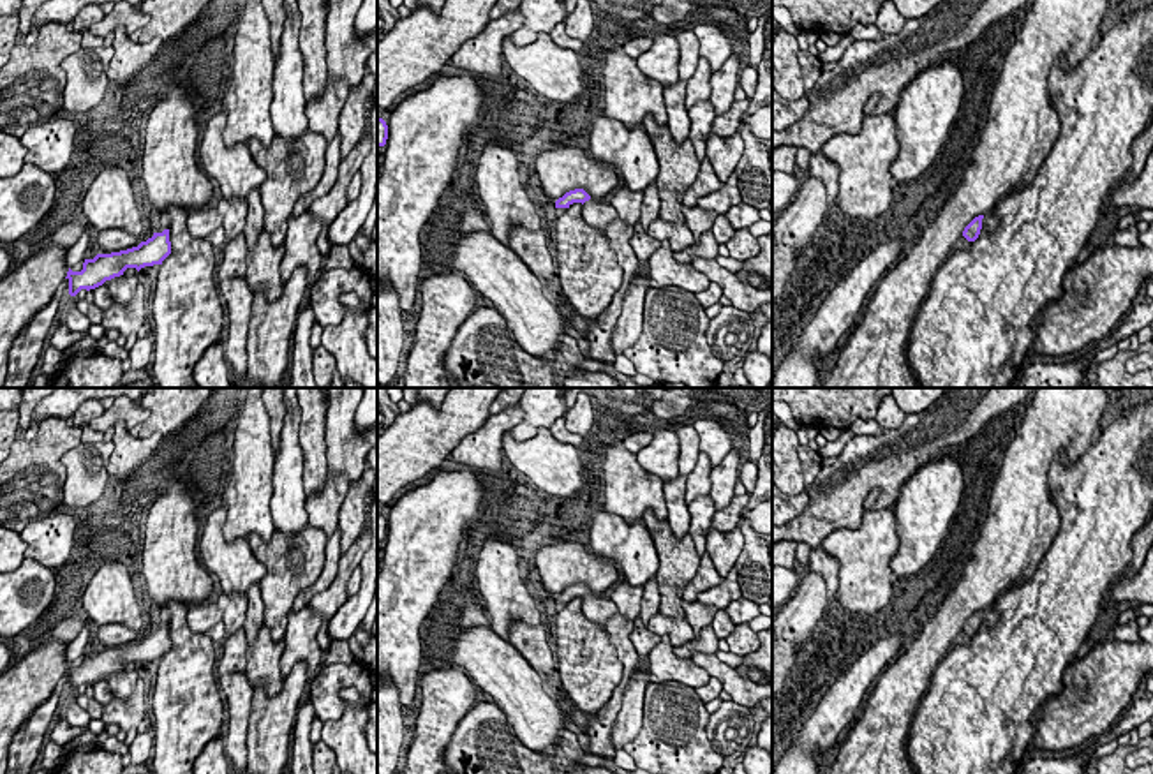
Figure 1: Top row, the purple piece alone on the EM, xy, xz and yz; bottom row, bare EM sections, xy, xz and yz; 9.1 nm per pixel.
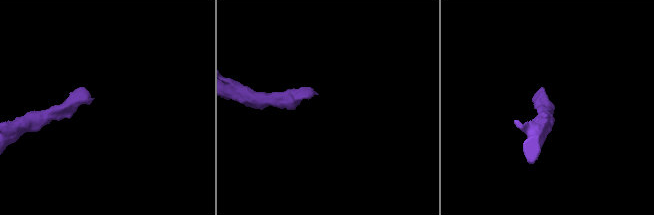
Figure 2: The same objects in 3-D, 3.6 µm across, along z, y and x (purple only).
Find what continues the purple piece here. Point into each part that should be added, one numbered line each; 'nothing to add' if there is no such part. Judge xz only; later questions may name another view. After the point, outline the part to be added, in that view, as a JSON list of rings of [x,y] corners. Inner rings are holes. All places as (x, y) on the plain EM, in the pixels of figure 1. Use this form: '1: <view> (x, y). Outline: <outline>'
1: xz (596, 609). Outline: [[[589,594],[582,599],[584,615],[606,629],[606,622],[619,612],[612,599],[605,599],[598,594]]]

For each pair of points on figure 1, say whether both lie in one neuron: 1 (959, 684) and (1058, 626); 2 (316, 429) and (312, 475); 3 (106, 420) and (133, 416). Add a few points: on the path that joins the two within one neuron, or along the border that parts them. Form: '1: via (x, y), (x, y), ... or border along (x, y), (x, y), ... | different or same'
1: via (984, 683), (996, 683), (1033, 646) | same
2: via (314, 439), (314, 464) | same
3: via (113, 416), (126, 416) | same

